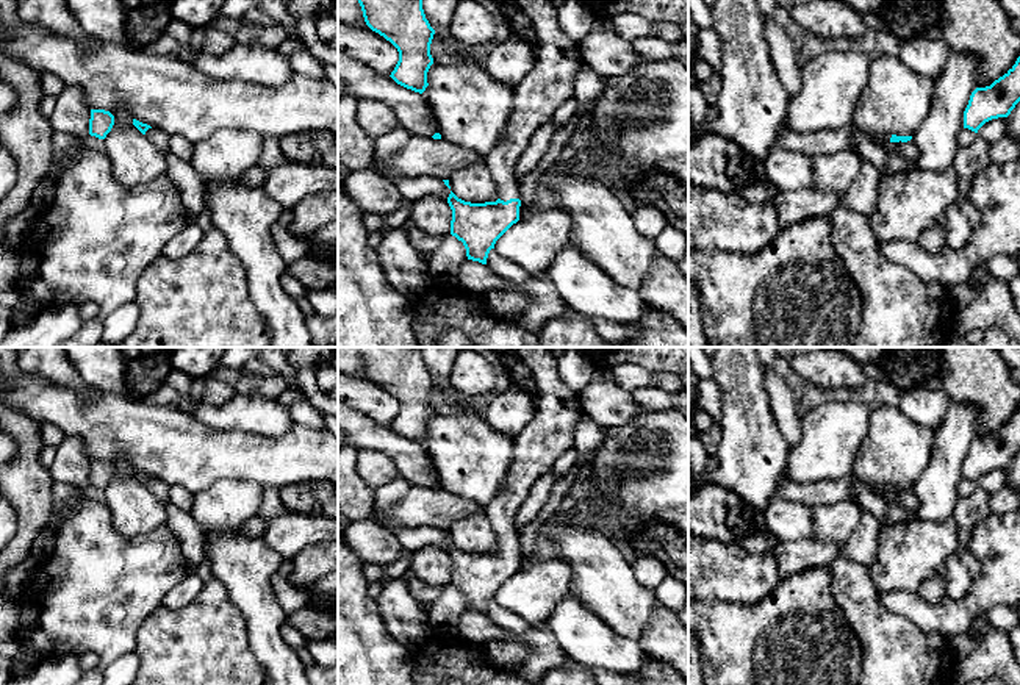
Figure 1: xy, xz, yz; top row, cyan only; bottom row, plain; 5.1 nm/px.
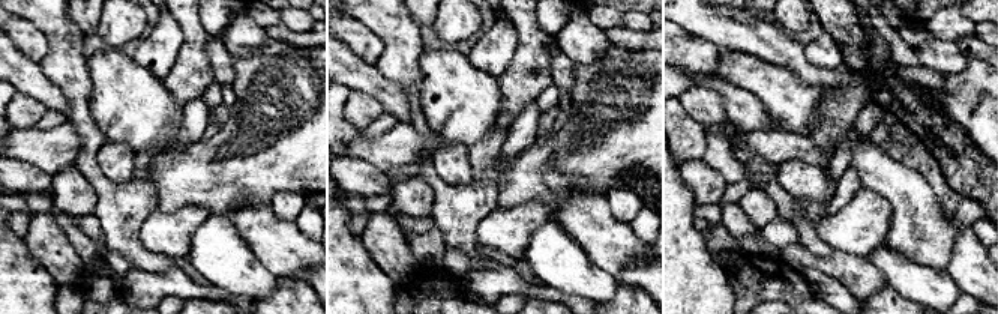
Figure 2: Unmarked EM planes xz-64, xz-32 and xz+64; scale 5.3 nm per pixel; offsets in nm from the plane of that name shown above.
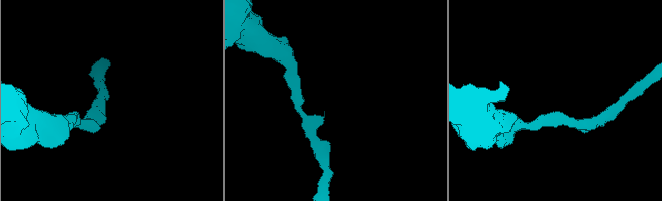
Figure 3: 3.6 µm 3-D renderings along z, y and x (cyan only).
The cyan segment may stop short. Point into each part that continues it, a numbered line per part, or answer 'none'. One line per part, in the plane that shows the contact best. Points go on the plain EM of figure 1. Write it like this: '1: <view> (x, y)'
1: xz (549, 432)

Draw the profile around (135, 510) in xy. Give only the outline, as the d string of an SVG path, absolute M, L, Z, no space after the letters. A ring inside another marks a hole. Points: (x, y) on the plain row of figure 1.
M119 457L110 463L114 475L103 491L116 532L124 538L136 538L166 525L166 502L133 475L128 460Z

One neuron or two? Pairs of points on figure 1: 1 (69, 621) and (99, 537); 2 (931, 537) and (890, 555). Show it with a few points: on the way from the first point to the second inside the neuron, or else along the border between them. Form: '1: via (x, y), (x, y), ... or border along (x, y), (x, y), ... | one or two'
1: via (82, 601), (93, 590), (93, 557) | one
2: via (922, 546), (908, 555), (900, 555) | one

